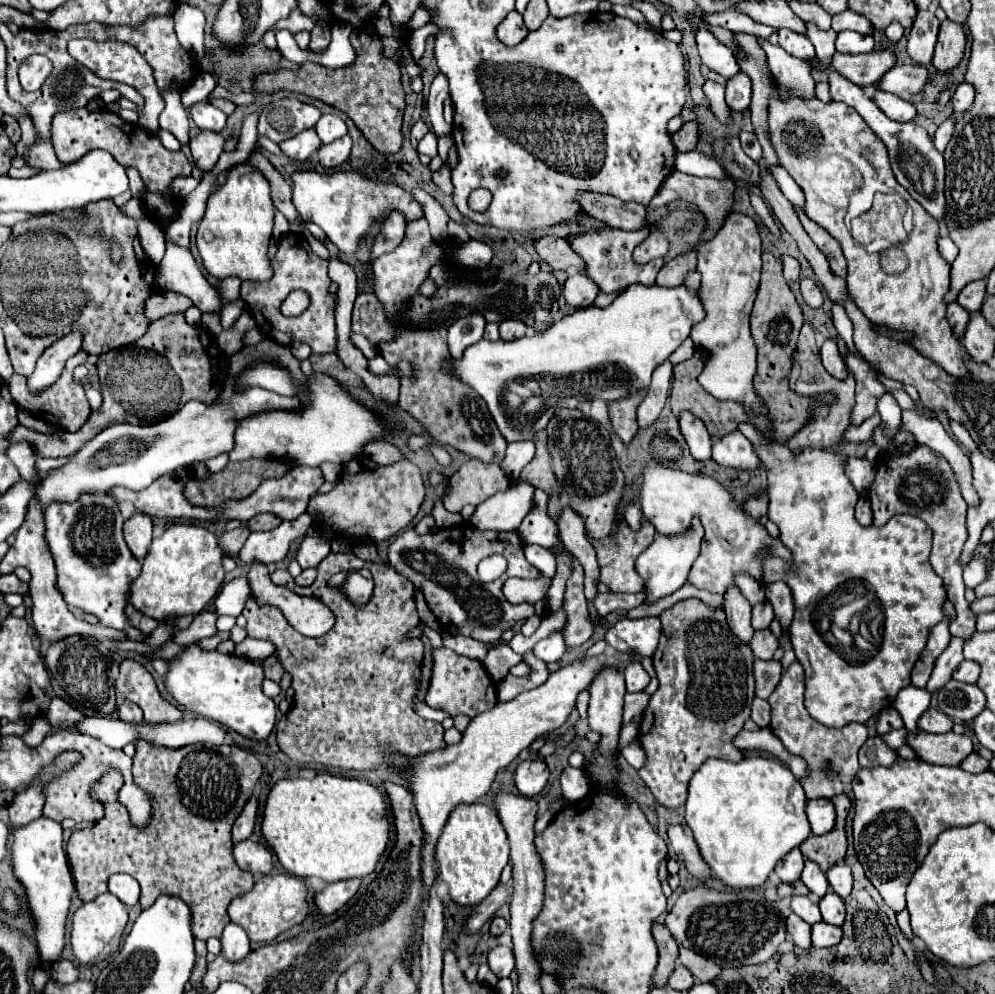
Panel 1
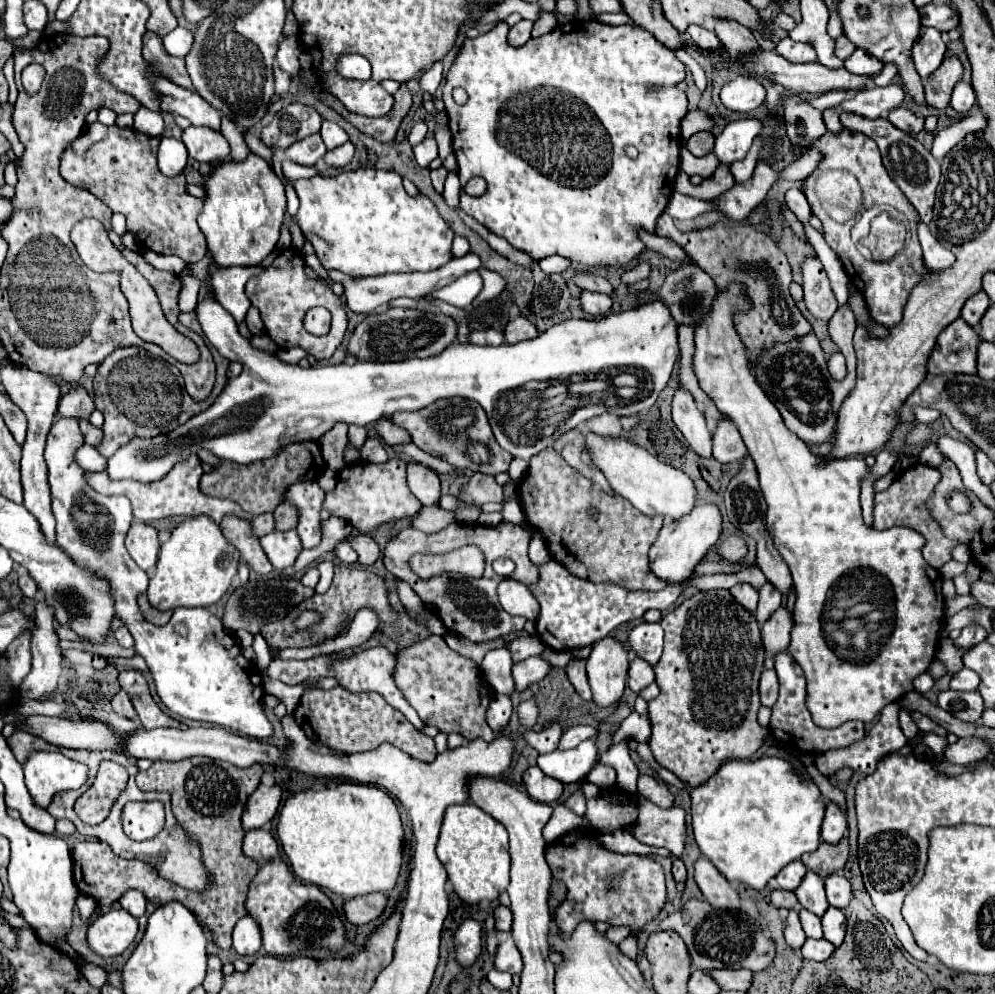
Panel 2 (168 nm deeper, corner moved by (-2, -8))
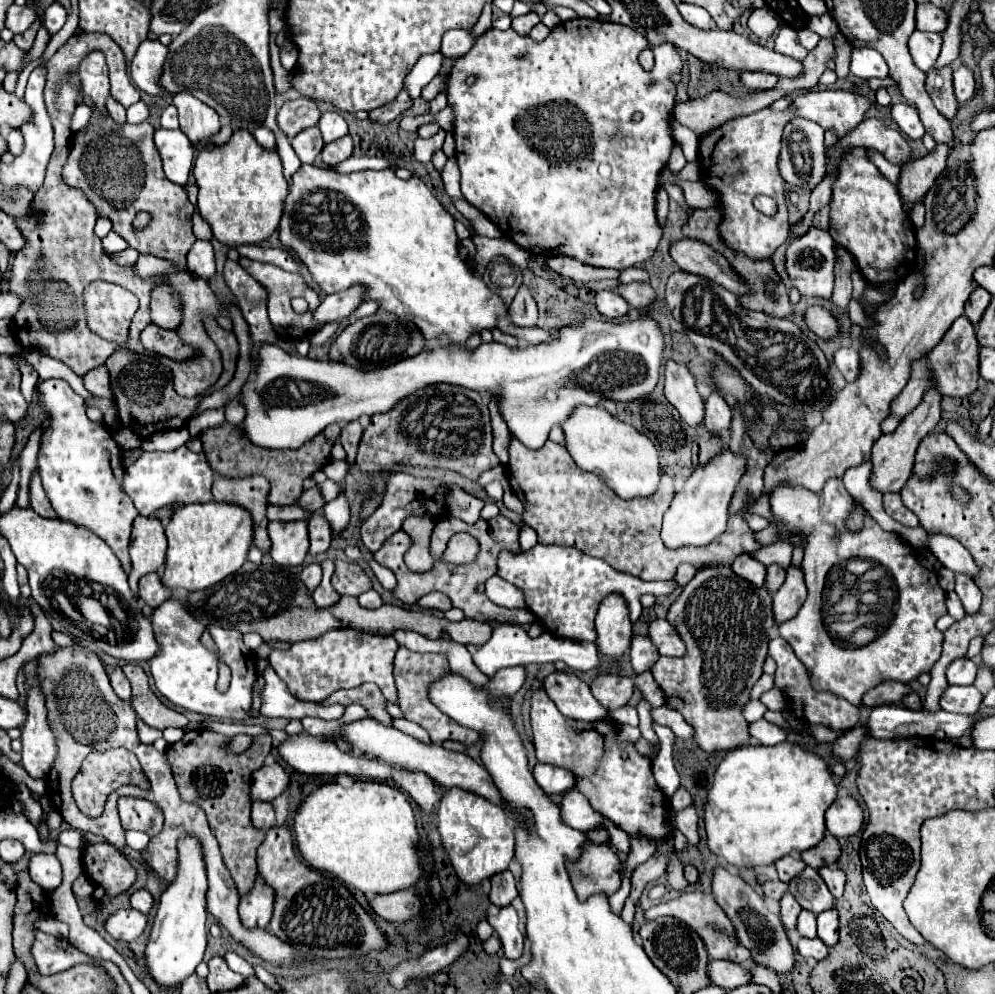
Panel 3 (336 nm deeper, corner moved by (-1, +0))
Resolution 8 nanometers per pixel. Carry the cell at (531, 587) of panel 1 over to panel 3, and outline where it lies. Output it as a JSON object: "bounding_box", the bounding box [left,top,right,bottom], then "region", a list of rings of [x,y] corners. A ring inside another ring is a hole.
{"bounding_box":[485,574,525,608],"region":[[[497,574],[491,576],[485,584],[487,588],[487,596],[491,602],[495,602],[497,606],[505,606],[505,608],[525,608],[525,596],[519,588],[515,588],[513,584],[509,584],[507,580],[501,580]]]}

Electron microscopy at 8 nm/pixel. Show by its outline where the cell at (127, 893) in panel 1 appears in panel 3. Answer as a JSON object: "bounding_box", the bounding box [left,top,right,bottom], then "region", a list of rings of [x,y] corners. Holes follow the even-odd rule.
{"bounding_box":[131,890,153,914],"region":[[[135,890],[131,894],[131,908],[147,914],[151,910],[151,906],[153,906],[153,898],[151,898],[151,894],[147,890]]]}

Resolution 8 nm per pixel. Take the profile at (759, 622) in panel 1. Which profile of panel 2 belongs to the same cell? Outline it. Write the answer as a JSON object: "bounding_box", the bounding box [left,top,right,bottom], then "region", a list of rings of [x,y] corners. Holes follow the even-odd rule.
{"bounding_box":[756,582,782,622],"region":[[[766,582],[762,588],[760,588],[760,602],[758,602],[758,610],[756,610],[756,616],[758,616],[758,622],[764,622],[768,620],[768,616],[782,604],[782,592]]]}

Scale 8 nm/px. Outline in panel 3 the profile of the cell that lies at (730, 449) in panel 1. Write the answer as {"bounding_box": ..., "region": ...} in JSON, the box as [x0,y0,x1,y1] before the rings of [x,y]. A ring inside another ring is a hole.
{"bounding_box":[705,392,733,434],"region":[[[711,392],[711,396],[705,400],[705,428],[711,434],[719,434],[731,426],[733,410],[725,402],[725,398],[719,392]]]}

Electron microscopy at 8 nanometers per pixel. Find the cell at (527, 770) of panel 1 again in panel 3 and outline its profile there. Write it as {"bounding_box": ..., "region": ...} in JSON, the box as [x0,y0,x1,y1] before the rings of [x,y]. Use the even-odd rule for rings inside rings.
{"bounding_box":[533,762,575,794],"region":[[[541,762],[535,764],[533,776],[545,794],[563,794],[569,788],[573,788],[573,784],[575,784],[573,772],[569,772],[565,768],[551,766],[551,764],[541,764]]]}

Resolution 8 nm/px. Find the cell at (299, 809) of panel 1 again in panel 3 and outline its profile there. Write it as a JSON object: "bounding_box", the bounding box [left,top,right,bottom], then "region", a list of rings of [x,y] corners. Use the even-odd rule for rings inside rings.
{"bounding_box":[293,780,421,922],"region":[[[355,780],[353,786],[349,788],[337,782],[323,784],[299,804],[293,816],[293,830],[295,830],[299,854],[311,868],[337,876],[345,884],[361,890],[365,896],[377,894],[373,900],[369,900],[373,914],[389,922],[403,922],[413,918],[419,912],[421,900],[417,898],[417,894],[413,890],[403,890],[413,886],[421,876],[421,864],[417,854],[419,838],[417,838],[413,808],[407,796],[397,788],[383,782],[371,782],[371,780]]]}

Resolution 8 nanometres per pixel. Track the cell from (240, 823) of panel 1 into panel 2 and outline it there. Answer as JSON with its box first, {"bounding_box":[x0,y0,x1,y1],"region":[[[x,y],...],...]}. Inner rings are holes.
{"bounding_box":[242,784,282,830],"region":[[[260,784],[248,798],[244,816],[242,816],[242,826],[244,830],[250,828],[262,828],[266,822],[270,822],[280,806],[282,800],[282,790],[280,786],[264,786]]]}

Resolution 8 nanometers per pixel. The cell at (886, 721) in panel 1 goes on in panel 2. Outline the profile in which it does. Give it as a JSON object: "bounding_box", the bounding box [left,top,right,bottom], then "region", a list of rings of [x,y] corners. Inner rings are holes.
{"bounding_box":[816,704,908,776],"region":[[[888,704],[882,714],[880,720],[864,734],[862,740],[856,740],[854,744],[850,744],[848,748],[838,748],[838,750],[828,750],[824,754],[816,756],[816,766],[824,776],[834,776],[838,770],[842,768],[850,768],[852,772],[864,772],[864,774],[872,774],[876,770],[876,764],[886,756],[896,752],[898,748],[904,748],[908,744],[908,738],[902,734],[902,730],[898,728],[898,712],[900,708],[896,704]]]}

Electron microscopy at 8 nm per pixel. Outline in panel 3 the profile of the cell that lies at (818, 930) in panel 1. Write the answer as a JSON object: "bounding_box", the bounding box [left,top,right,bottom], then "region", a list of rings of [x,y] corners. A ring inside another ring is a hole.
{"bounding_box":[797,938,827,960],"region":[[[801,938],[797,950],[799,950],[799,954],[801,954],[803,958],[823,960],[823,958],[827,956],[827,946],[825,946],[825,942],[821,942],[819,938]]]}

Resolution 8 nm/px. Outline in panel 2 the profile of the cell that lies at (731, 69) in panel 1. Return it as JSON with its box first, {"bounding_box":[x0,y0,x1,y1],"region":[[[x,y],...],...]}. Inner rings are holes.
{"bounding_box":[688,24,722,48],"region":[[[690,24],[690,26],[688,26],[688,34],[690,34],[690,38],[694,40],[694,44],[698,44],[700,48],[722,48],[718,36],[716,36],[712,30],[706,30],[704,26]]]}

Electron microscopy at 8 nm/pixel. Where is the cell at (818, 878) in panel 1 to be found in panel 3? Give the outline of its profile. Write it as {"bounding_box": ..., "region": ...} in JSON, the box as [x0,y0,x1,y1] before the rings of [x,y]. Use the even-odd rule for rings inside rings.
{"bounding_box":[789,866,833,914],"region":[[[809,866],[789,882],[789,892],[805,910],[811,910],[813,914],[833,908],[833,896],[827,890],[827,884],[821,880],[819,872]]]}

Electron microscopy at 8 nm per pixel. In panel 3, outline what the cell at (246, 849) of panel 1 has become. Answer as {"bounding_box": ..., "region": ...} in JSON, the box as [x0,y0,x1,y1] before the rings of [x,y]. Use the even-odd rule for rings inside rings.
{"bounding_box":[251,802,275,832],"region":[[[255,802],[253,810],[251,810],[251,820],[253,820],[253,826],[257,826],[257,830],[267,832],[269,828],[275,828],[275,812],[273,812],[271,804]]]}

